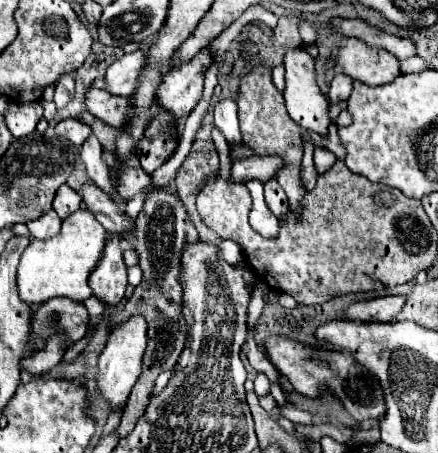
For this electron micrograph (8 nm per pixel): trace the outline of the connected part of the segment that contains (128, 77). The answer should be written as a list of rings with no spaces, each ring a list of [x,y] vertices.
[[[141,50],[125,54],[117,62],[113,62],[105,74],[105,84],[107,84],[105,90],[113,96],[123,96],[123,98],[131,96],[133,88],[137,86],[137,78],[143,70],[143,64],[145,64],[145,52]]]

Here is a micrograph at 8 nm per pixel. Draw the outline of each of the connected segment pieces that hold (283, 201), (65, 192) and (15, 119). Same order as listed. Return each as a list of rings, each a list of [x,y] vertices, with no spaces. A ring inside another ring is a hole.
[[[275,180],[265,182],[265,200],[275,216],[287,212],[287,196],[285,196],[283,188],[279,186],[279,182],[275,182]]]
[[[61,186],[59,192],[55,194],[55,200],[53,200],[53,210],[61,216],[61,218],[67,218],[71,212],[79,210],[81,206],[81,198],[75,190],[71,190],[69,186]]]
[[[25,102],[25,104],[11,104],[9,112],[5,114],[5,122],[15,138],[31,134],[39,120],[43,120],[43,108],[39,102]]]

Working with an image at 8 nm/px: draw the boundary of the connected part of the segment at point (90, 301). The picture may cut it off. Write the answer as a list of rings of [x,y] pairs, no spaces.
[[[94,295],[85,300],[84,305],[86,306],[90,316],[90,324],[92,324],[94,330],[96,330],[95,328],[98,327],[98,324],[100,324],[103,319],[105,310],[104,305]]]

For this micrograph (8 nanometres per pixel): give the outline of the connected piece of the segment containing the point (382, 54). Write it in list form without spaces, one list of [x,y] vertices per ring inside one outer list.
[[[345,38],[335,52],[335,66],[349,78],[367,86],[381,86],[397,78],[399,60],[383,48],[365,46],[357,38]]]

